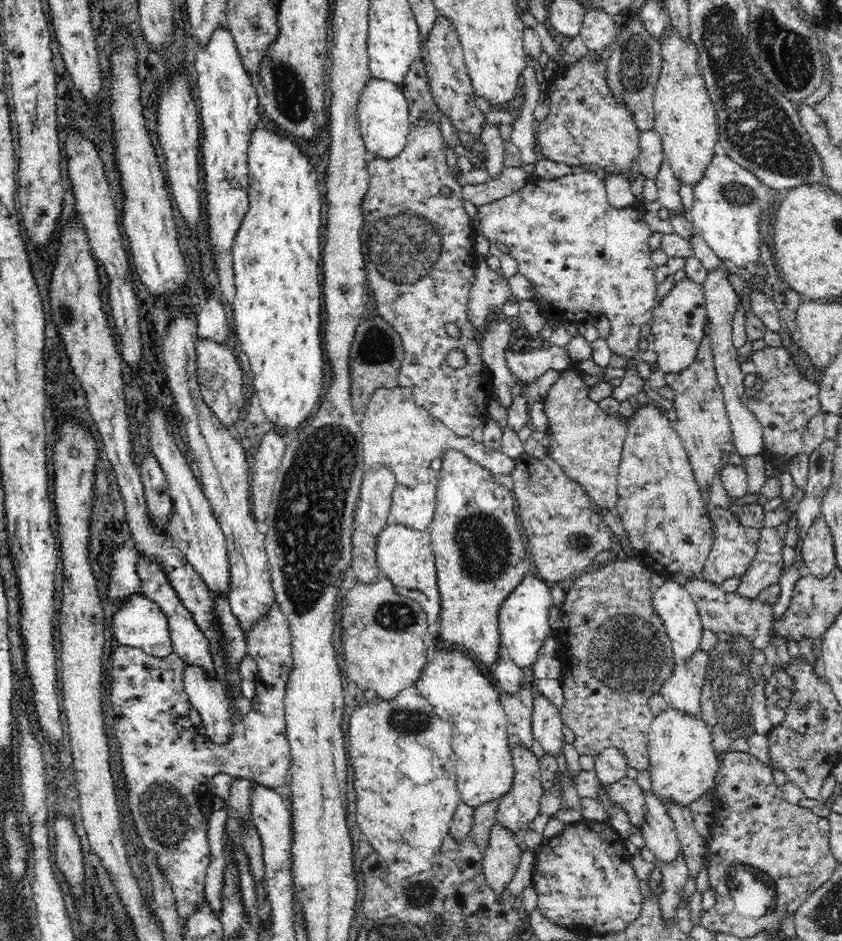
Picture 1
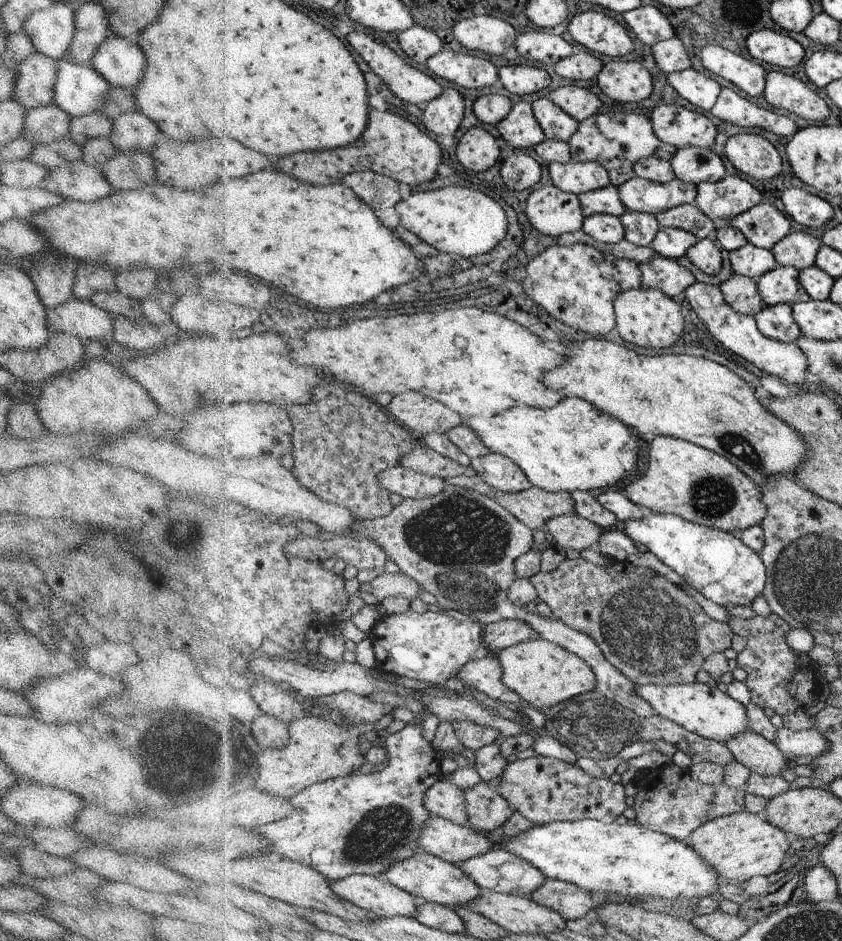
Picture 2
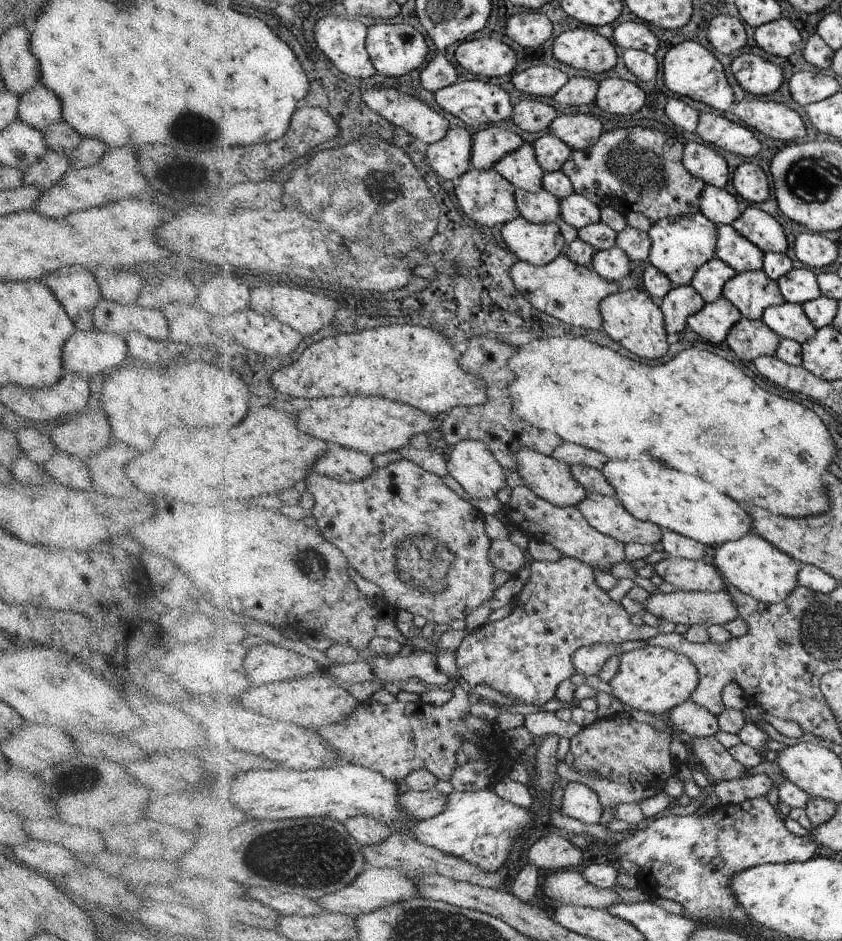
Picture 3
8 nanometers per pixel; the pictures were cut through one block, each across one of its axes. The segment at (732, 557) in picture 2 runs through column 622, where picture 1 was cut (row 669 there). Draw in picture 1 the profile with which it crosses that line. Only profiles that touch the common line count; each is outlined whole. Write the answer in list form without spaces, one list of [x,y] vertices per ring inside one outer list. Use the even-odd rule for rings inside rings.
[[[525,576],[509,592],[508,598],[505,598],[500,610],[497,611],[497,628],[500,629],[501,645],[506,647],[512,660],[527,673],[550,636],[550,630],[553,630],[548,624],[548,614],[553,606],[550,591],[551,584],[538,576]]]

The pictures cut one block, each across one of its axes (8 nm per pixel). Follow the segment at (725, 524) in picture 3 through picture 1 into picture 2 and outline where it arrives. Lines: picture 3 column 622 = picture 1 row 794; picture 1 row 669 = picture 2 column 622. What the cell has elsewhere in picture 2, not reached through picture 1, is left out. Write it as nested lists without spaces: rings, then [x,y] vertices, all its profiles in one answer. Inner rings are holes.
[[[565,396],[562,402],[546,410],[522,405],[522,408],[508,408],[496,416],[469,416],[465,419],[464,424],[478,436],[478,440],[490,453],[498,453],[515,461],[527,474],[533,486],[551,493],[618,488],[618,480],[622,482],[622,478],[627,479],[638,472],[638,442],[630,434],[628,426],[582,398]]]

